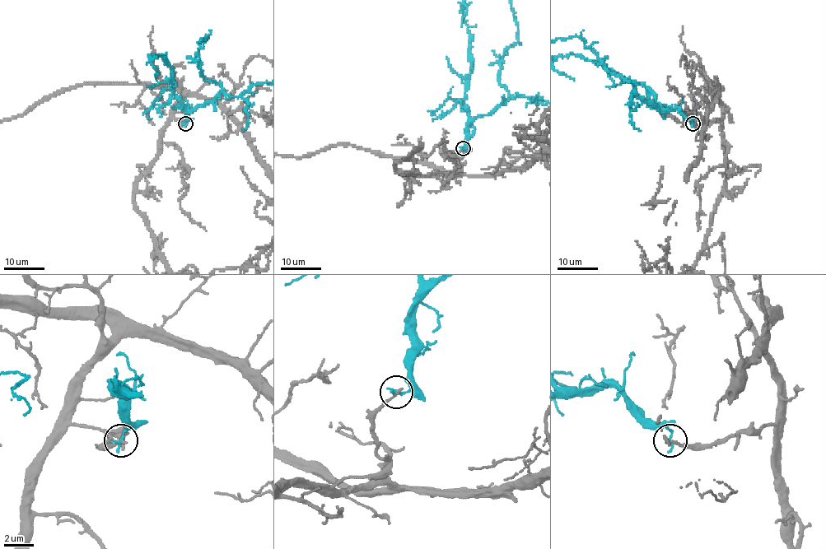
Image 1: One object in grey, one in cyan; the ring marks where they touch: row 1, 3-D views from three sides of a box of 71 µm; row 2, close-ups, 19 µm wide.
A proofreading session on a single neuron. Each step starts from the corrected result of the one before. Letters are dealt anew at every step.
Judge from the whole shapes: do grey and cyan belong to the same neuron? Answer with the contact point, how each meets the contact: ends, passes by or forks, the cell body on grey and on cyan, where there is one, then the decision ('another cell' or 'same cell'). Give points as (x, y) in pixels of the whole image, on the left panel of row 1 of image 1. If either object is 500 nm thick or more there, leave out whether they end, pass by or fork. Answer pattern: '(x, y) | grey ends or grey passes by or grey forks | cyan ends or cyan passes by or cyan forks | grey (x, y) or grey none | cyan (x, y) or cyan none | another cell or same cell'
(185, 123) | grey ends | cyan ends | grey none | cyan none | another cell

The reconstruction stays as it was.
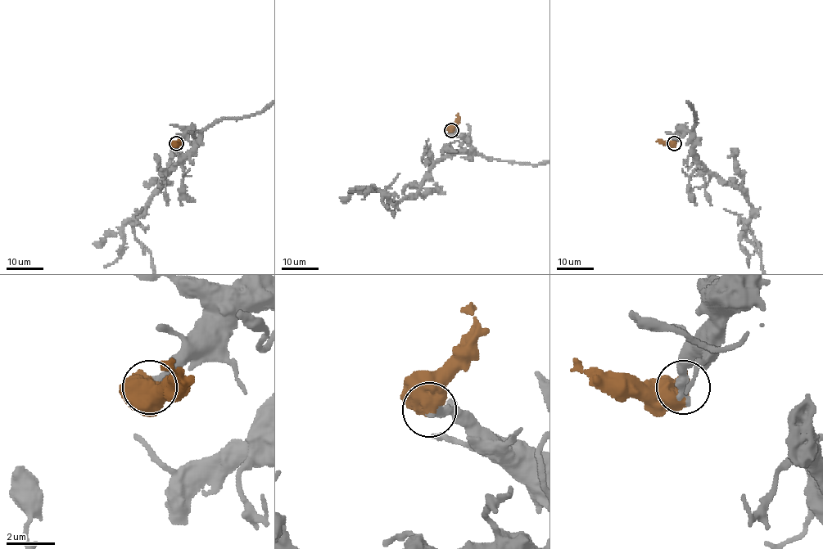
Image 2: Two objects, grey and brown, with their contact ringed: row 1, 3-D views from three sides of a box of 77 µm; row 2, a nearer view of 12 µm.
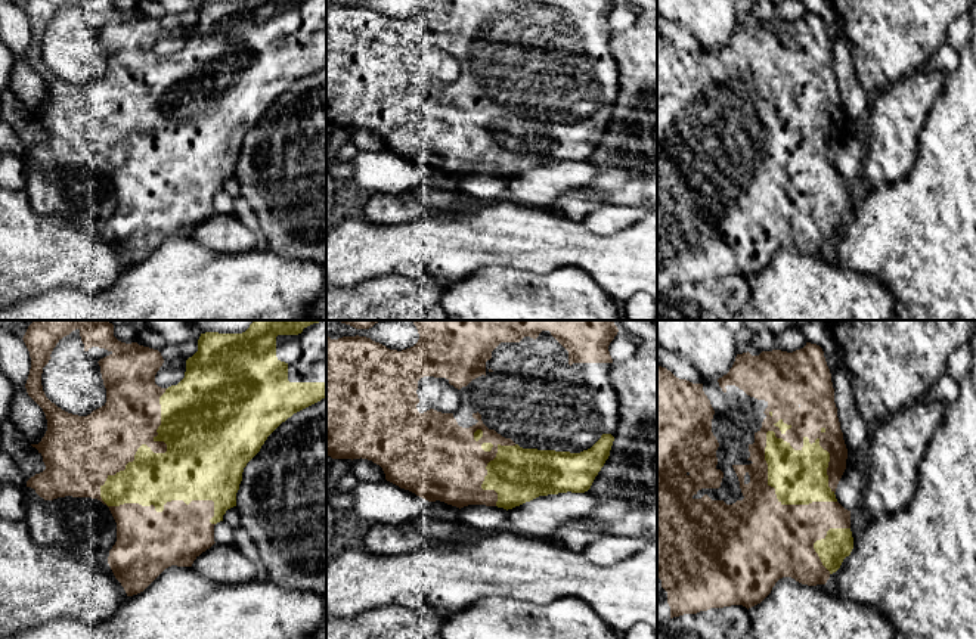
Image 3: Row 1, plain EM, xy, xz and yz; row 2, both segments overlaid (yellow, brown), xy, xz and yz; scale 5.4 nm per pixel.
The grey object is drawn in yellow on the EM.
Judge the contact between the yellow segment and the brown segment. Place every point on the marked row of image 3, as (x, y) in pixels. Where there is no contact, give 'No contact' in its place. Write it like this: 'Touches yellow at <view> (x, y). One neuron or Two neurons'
Touches yellow at xy (101, 492). One neuron

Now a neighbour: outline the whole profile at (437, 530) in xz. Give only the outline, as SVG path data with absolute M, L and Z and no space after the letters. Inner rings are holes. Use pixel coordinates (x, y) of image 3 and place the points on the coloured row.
M418 518L416 527L424 534L425 540L433 542L450 542L478 534L461 521L450 522L443 519Z

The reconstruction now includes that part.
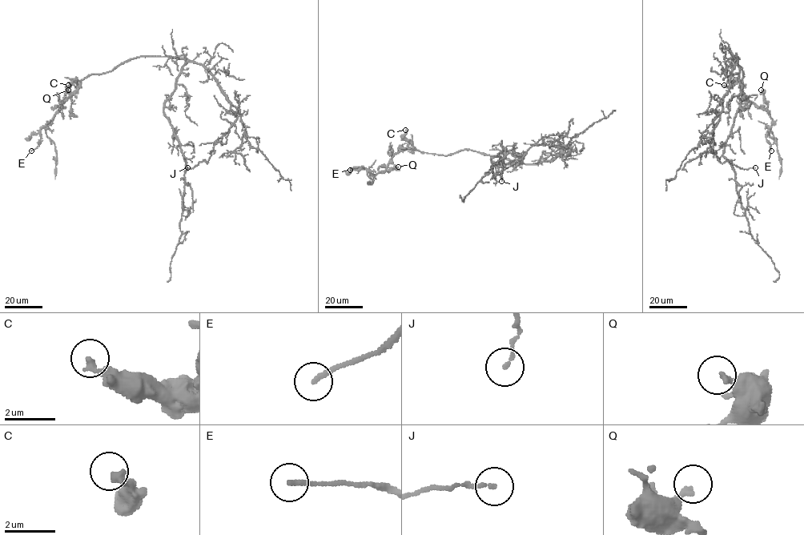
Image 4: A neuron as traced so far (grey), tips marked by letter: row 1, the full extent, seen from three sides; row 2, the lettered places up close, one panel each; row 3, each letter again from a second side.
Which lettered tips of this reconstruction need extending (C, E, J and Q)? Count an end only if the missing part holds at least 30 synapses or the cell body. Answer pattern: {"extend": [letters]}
{"extend": []}

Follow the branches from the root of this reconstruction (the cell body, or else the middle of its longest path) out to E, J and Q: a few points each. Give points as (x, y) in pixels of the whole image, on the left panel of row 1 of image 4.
E: (182, 66), (186, 60), (142, 56), (110, 71), (88, 74), (41, 130), (40, 142), (31, 150)
J: (182, 66), (189, 62), (201, 64), (237, 117), (214, 144), (207, 162), (187, 167)
Q: (182, 66), (186, 60), (170, 57), (129, 59), (110, 71), (87, 75), (60, 109), (68, 90)

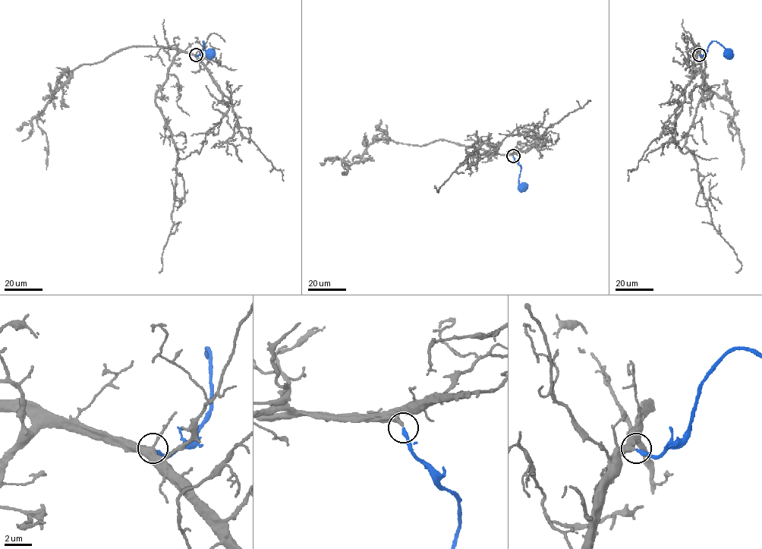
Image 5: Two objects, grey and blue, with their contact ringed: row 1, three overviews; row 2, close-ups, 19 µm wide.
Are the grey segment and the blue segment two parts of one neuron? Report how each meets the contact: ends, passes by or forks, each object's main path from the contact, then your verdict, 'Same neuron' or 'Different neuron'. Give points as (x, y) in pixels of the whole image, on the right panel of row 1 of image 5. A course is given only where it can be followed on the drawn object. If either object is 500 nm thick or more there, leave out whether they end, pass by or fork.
At the ring grey ends. At the ring blue ends. Course of grey: (699, 55), (703, 91), (684, 144), (697, 164), (698, 182), (713, 225), (741, 264), (735, 272). Course of blue: (699, 55), (703, 55), (713, 41), (730, 51), (728, 53). Same neuron

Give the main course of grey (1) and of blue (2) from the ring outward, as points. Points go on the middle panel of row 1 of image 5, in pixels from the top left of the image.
1: (513, 156), (466, 152), (480, 138), (480, 146), (460, 164), (438, 191), (435, 185)
2: (513, 156), (521, 166), (518, 183), (522, 189), (523, 187)

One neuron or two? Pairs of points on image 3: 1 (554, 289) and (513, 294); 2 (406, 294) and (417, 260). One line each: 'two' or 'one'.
1: one
2: two

